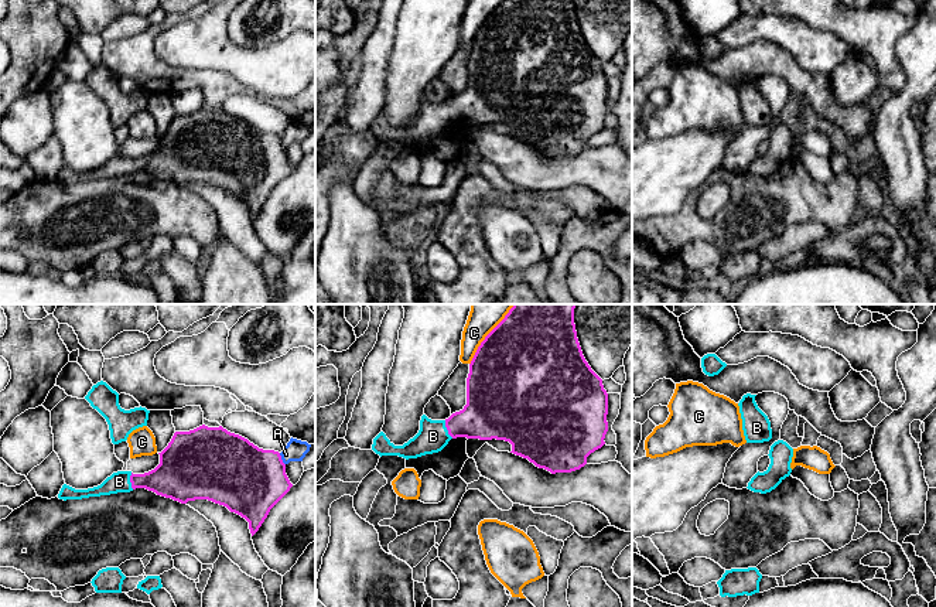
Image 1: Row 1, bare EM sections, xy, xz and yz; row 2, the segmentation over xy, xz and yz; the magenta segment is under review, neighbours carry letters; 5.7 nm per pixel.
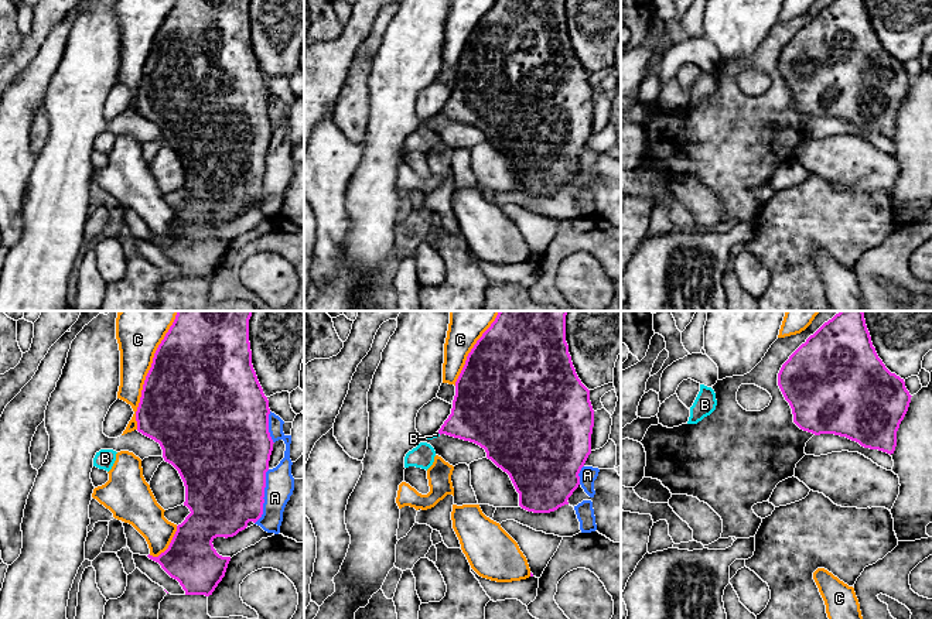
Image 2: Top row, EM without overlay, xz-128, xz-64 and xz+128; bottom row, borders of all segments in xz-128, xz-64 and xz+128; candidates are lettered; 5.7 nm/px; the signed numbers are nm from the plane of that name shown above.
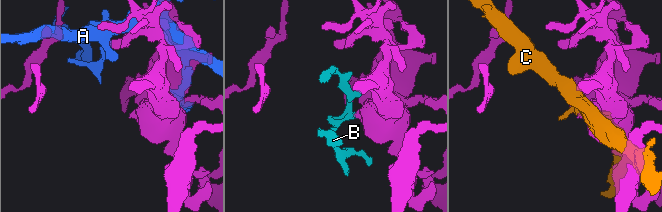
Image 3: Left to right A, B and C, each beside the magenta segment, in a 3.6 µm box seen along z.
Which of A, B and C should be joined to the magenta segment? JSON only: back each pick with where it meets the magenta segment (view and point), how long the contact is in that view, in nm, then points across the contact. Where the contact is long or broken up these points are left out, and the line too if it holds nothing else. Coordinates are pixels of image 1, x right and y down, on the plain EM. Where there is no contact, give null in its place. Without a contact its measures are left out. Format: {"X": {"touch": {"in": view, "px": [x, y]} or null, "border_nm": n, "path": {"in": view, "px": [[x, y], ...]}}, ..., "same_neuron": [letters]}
{"B": {"touch": {"in": "xz", "px": [447, 112]}, "border_nm": 120, "path": {"in": "xz", "px": [[488, 96], [477, 103], [447, 112], [433, 119]]}}, "same_neuron": ["B"]}

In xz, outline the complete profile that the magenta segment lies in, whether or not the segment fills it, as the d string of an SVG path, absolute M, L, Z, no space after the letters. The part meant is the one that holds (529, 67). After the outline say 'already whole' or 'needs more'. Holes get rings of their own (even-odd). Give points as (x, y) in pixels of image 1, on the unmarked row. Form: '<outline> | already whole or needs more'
M505 0L481 25L467 61L467 88L445 103L421 99L419 116L403 129L394 129L383 115L372 127L382 139L399 139L406 143L441 134L451 122L505 123L516 139L527 141L551 157L571 156L587 147L587 140L601 132L608 115L608 76L602 62L585 44L574 7L574 0Z | needs more

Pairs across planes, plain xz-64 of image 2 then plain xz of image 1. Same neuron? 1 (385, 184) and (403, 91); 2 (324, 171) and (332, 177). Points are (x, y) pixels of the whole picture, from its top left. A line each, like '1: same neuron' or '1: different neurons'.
1: same neuron
2: different neurons

